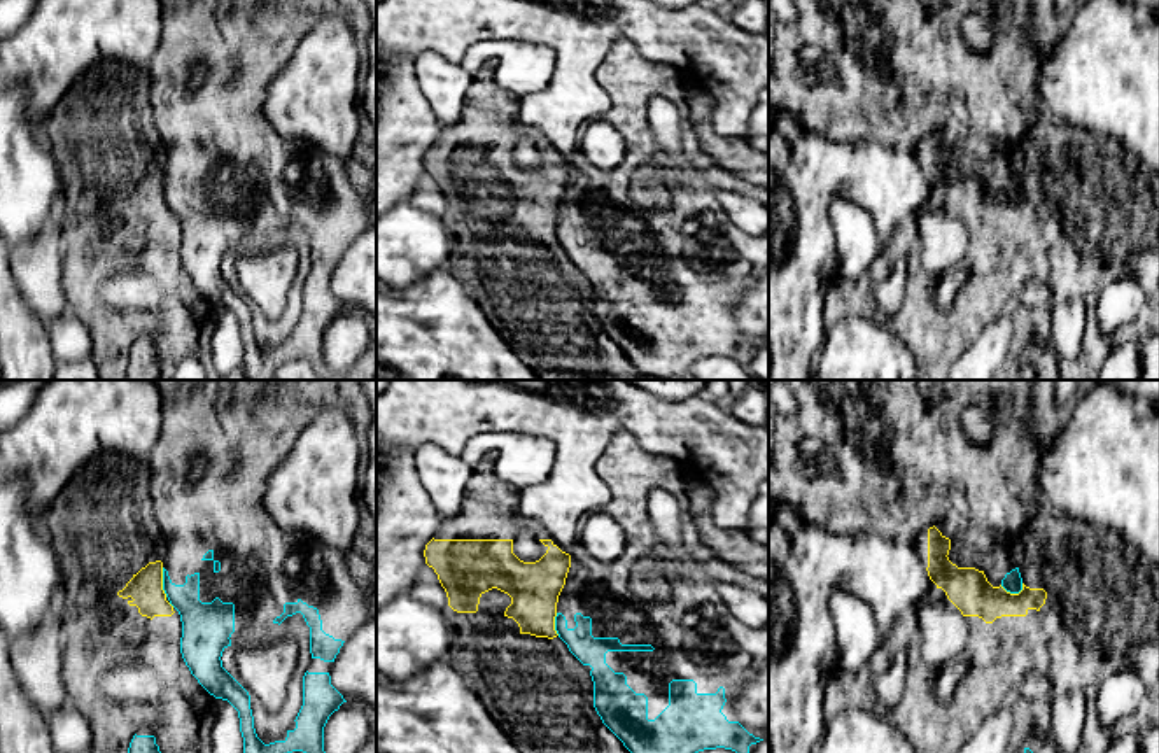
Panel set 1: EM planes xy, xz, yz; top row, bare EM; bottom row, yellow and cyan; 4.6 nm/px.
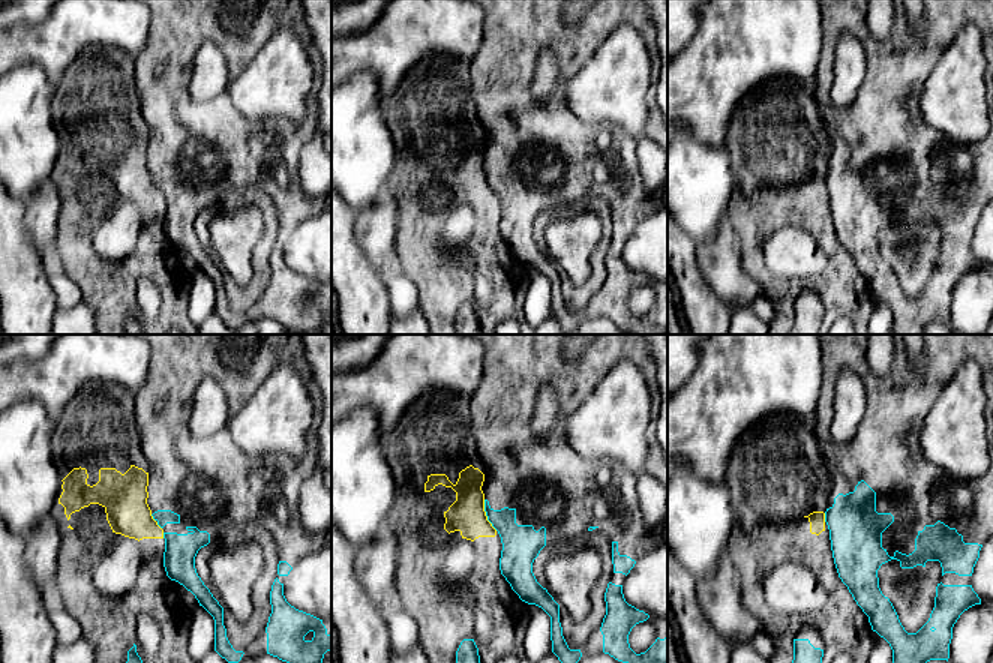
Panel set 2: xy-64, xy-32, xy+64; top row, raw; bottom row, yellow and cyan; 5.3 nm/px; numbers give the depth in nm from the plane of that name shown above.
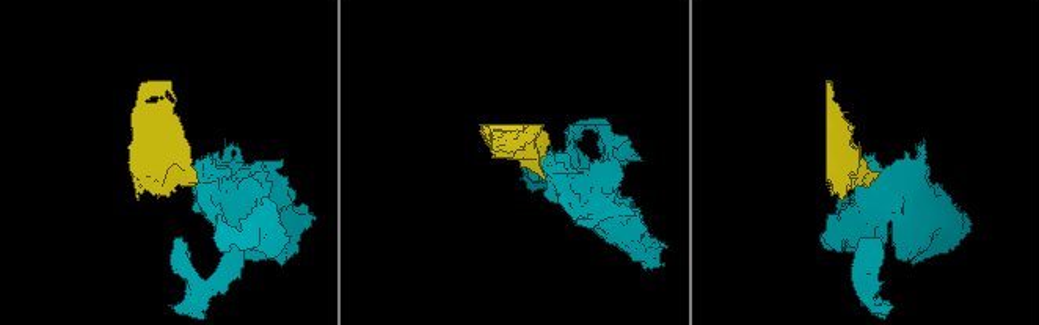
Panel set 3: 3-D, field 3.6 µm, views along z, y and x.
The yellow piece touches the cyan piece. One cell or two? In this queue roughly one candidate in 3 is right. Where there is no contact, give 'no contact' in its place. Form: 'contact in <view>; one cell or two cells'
contact in xy; two cells

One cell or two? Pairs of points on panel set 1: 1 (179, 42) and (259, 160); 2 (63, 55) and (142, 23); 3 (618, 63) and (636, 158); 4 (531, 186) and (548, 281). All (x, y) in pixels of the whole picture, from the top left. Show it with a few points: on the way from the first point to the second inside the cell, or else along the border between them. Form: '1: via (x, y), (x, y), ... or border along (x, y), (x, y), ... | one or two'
1: via (168, 88), (165, 130), (193, 158), (214, 165) | one
2: via (83, 35), (95, 23), (123, 23) | one
3: via (629, 86), (629, 114), (636, 126), (636, 135) | one
4: via (534, 209), (538, 258) | one

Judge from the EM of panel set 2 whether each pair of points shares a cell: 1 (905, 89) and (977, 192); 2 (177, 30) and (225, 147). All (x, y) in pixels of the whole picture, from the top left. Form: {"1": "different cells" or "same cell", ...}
{"1": "same cell", "2": "same cell"}

